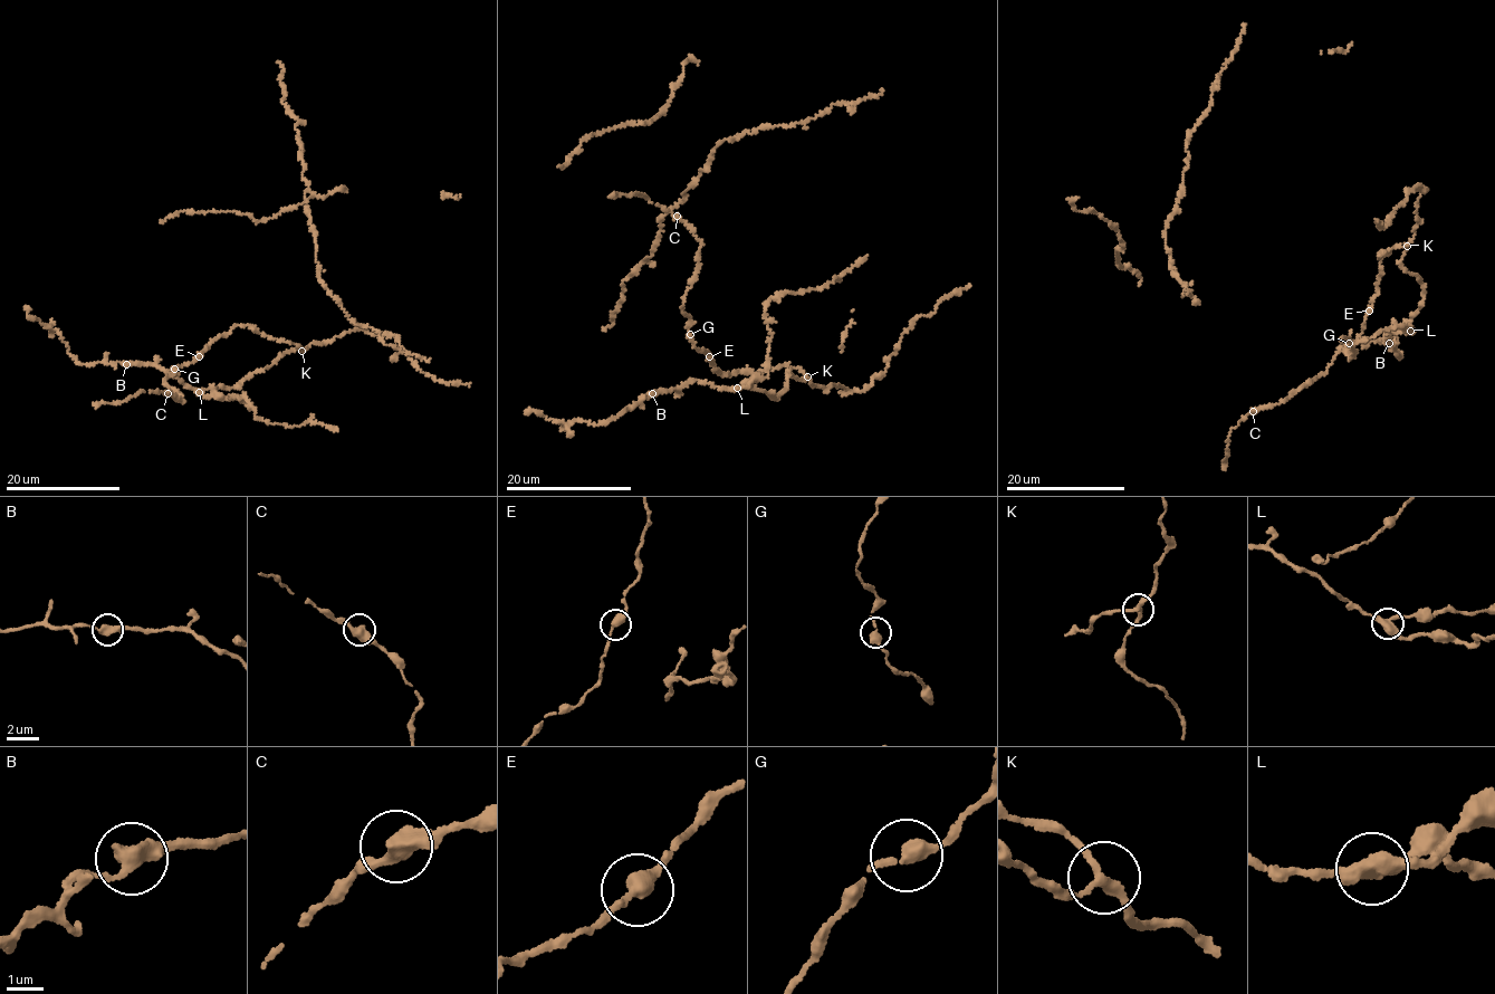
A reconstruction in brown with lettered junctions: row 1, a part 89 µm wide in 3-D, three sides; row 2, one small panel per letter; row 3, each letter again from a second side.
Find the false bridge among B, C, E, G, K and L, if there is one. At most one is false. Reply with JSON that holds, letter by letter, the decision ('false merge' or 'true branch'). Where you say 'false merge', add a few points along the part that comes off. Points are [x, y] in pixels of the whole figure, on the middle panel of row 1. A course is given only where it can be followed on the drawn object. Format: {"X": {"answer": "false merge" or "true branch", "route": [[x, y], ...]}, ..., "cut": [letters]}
{"B": {"answer": "true branch"}, "C": {"answer": "true branch"}, "E": {"answer": "true branch"}, "G": {"answer": "true branch"}, "K": {"answer": "true branch"}, "L": {"answer": "false merge", "route": [[736, 389], [768, 375], [770, 335], [764, 307], [775, 297], [824, 288], [866, 256]]}, "cut": ["L"]}

